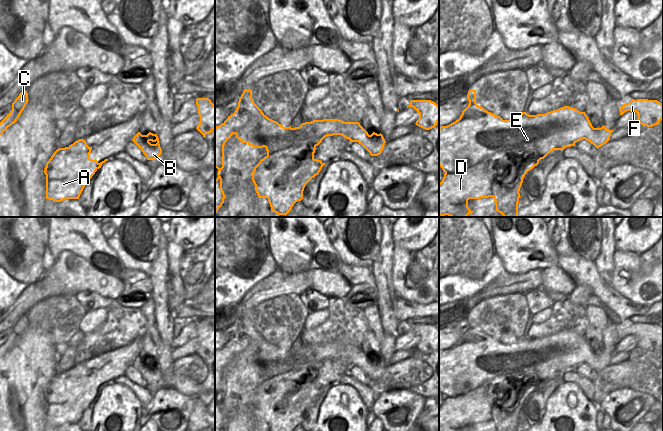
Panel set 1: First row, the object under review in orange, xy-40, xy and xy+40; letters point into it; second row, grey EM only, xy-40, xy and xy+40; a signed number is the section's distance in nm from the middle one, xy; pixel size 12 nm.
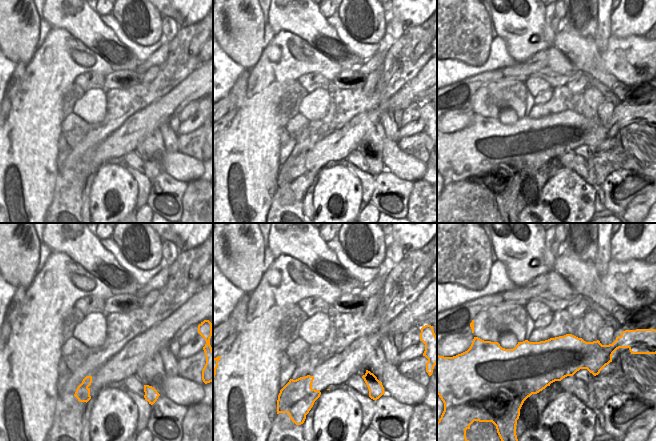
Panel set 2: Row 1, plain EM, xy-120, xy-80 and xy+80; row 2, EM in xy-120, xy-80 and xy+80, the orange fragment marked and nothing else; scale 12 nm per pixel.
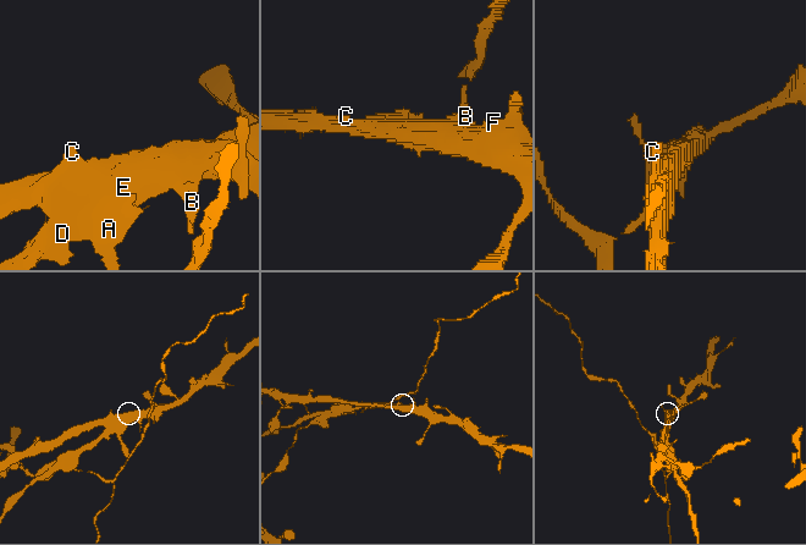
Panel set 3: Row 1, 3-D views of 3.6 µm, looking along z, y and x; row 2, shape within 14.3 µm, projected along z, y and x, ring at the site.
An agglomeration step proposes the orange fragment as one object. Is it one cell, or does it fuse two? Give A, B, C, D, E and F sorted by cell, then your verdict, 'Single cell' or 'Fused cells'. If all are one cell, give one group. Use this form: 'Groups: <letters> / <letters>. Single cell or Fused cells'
Groups: A D / B C E F. Fused cells.

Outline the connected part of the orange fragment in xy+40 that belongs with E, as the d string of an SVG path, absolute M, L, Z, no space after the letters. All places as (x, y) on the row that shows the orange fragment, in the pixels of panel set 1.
M470 90L467 94L468 106L462 111L458 120L439 127L439 166L446 174L454 174L456 156L463 155L473 164L481 160L495 161L495 172L503 169L506 155L510 154L516 164L522 164L523 152L529 153L528 161L540 161L553 150L564 150L566 147L575 146L580 140L587 140L597 149L610 140L614 130L594 128L585 112L575 108L564 106L545 114L529 115L522 112L516 119L503 120L476 103L476 90Z

